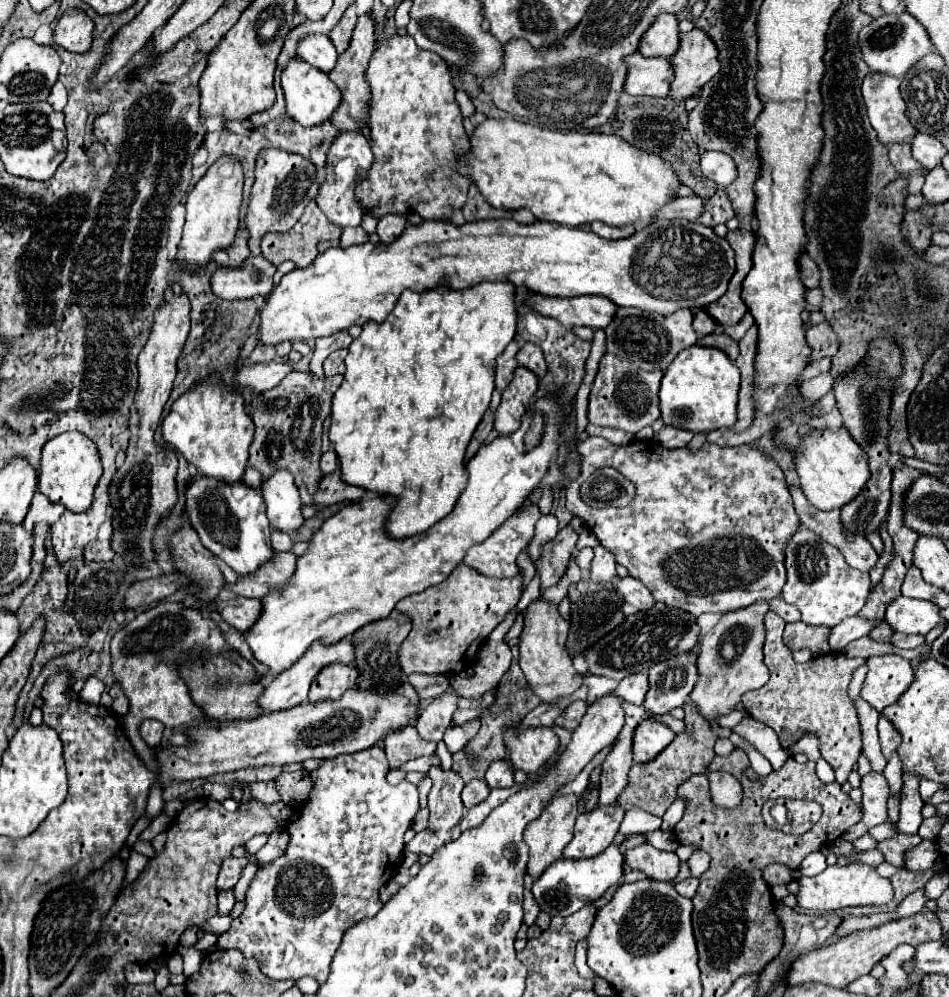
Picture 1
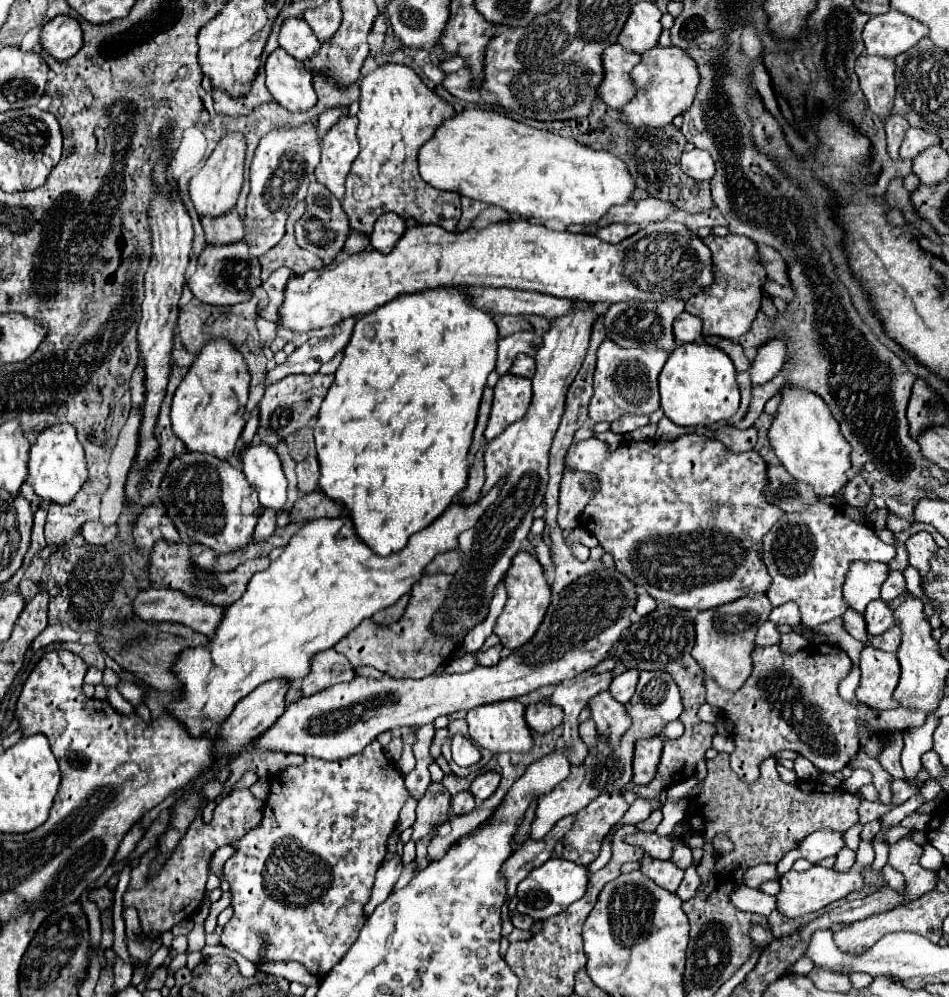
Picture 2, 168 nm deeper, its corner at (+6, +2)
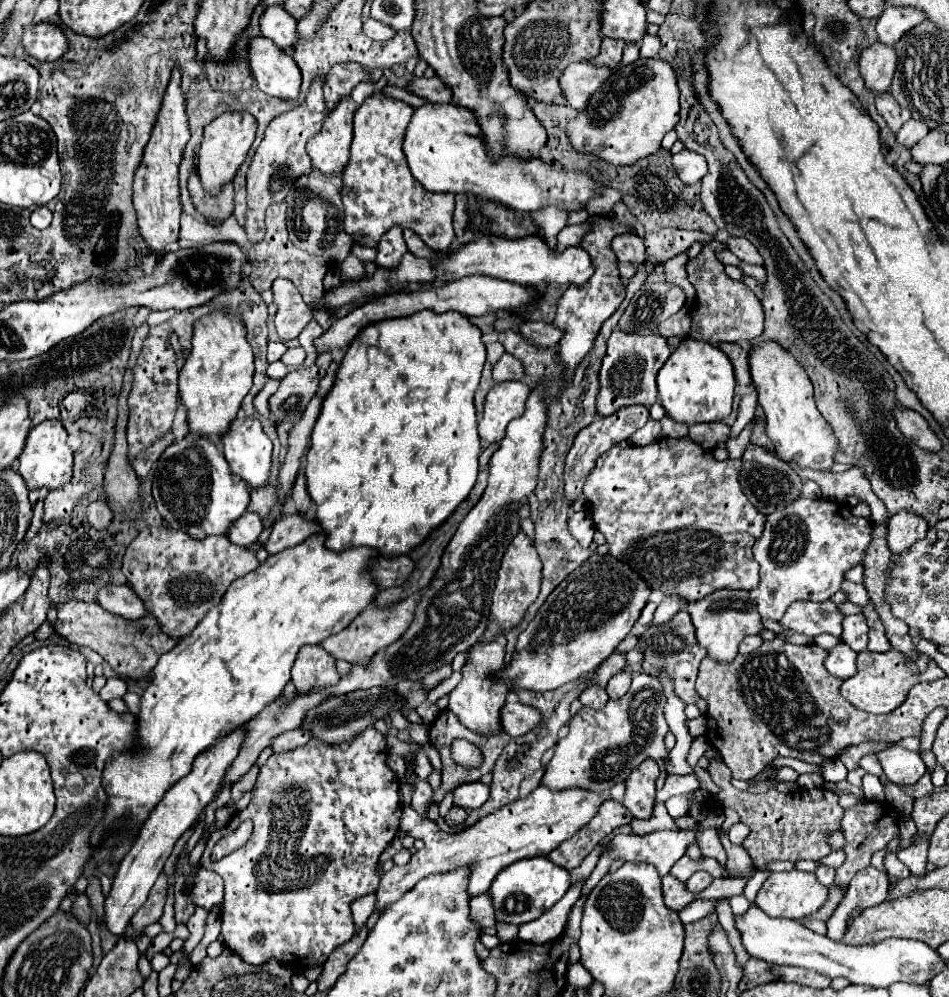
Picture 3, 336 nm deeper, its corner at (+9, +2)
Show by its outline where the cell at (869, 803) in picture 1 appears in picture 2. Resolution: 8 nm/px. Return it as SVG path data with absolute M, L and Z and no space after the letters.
M844 847L844 849L838 853L838 859L836 859L834 869L838 869L838 871L848 871L848 869L852 867L852 861L854 861L854 851L848 849L848 847Z

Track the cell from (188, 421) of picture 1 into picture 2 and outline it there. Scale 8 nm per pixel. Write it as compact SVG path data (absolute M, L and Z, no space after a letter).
M214 339L200 351L188 375L178 385L170 411L172 431L188 451L208 453L222 461L234 455L244 429L242 409L248 399L248 383L248 367L230 341Z

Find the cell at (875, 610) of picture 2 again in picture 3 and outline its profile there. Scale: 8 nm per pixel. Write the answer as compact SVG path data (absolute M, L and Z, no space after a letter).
M857 613L843 619L843 633L841 641L847 643L855 653L861 653L867 649L867 619Z

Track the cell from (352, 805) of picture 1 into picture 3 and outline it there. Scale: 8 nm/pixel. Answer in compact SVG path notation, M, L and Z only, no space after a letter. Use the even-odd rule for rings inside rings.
M369 725L369 729L357 735L351 743L345 741L343 745L329 745L311 737L303 747L271 755L259 771L247 809L235 813L223 829L211 833L199 865L221 875L225 883L221 935L225 945L245 963L263 965L277 959L295 967L295 971L305 971L309 967L323 965L335 947L347 943L355 935L351 903L377 891L379 855L399 831L399 779L387 767L385 759L385 737L375 731L373 725ZM245 819L253 821L251 839L237 851L213 863L209 859L213 845L227 833L235 831Z

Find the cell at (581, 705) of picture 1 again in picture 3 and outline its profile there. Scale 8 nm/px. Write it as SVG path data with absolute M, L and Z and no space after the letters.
M505 703L505 709L501 711L501 731L509 737L525 735L529 729L537 727L541 721L541 715L533 707L525 707L521 703Z

